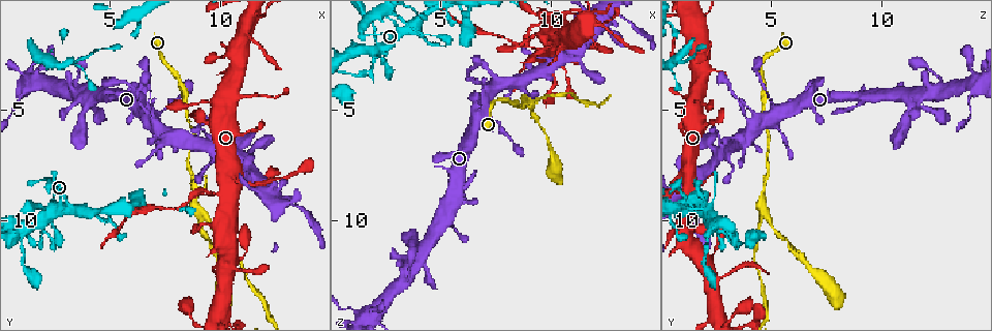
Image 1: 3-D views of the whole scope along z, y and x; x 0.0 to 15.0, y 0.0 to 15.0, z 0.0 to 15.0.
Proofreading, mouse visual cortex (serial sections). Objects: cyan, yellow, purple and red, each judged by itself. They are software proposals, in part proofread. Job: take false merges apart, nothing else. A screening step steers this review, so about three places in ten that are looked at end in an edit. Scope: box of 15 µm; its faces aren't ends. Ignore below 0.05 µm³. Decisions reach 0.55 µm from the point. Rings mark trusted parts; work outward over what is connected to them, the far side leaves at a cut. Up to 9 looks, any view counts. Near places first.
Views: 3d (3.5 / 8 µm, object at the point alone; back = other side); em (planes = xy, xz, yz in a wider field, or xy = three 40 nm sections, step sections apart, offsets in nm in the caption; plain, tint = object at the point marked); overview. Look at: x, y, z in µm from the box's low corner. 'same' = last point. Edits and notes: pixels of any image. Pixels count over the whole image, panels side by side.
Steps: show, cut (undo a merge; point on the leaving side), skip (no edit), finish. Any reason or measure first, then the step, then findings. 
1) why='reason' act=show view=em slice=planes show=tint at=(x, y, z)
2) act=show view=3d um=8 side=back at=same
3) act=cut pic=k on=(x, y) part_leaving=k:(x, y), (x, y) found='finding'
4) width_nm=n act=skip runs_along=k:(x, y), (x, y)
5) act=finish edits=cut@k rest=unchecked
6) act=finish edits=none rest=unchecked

why='sharp bend' act=show view=3d um=3.5 at=(7.2, 5.2, 5.2)

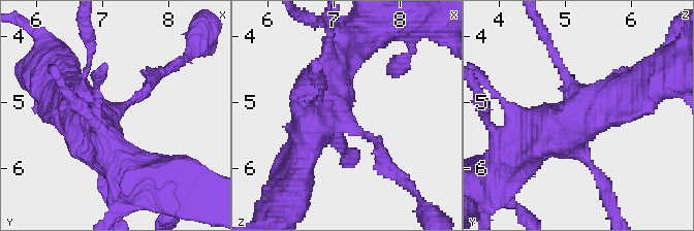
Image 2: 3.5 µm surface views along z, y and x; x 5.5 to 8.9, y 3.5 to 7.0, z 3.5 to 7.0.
why='shape alone is not enough' act=show view=em slice=xy step=1 show=tint at=(7.10, 5.20, 5.25)

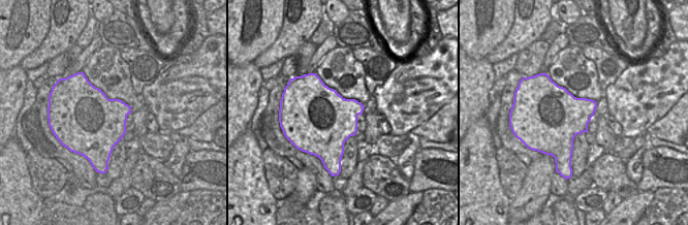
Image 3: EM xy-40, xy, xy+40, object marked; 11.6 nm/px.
width_nm=700 act=skip runs_along=2:(624, 90), (587, 103), (521, 154) found='one cell here'

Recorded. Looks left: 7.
why='side arm on a straight run' act=show view=3d um=8 side=back at=(9.2, 9.7, 4.7)

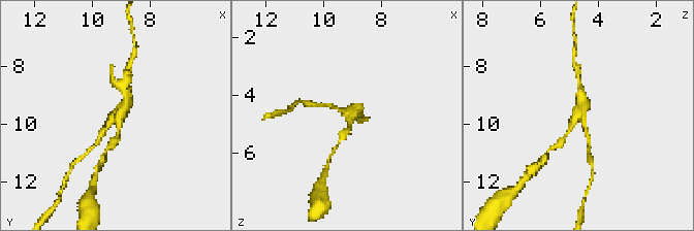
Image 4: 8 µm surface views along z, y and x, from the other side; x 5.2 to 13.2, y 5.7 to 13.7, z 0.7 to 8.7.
act=show view=3d um=3.5 at=(9.1, 9.7, 4.7)

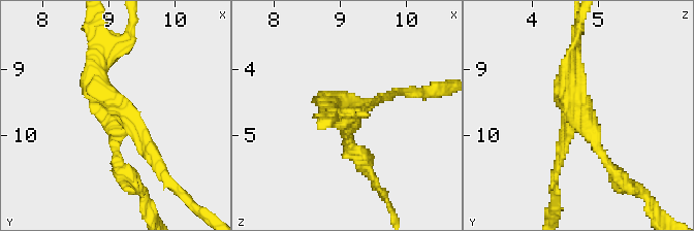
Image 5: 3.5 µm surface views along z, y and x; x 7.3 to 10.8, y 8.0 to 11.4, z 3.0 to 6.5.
act=cut pic=5 on=(347, 143) found='a second cell is stuck on'

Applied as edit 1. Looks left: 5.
why='see it whole again' act=show view=overview

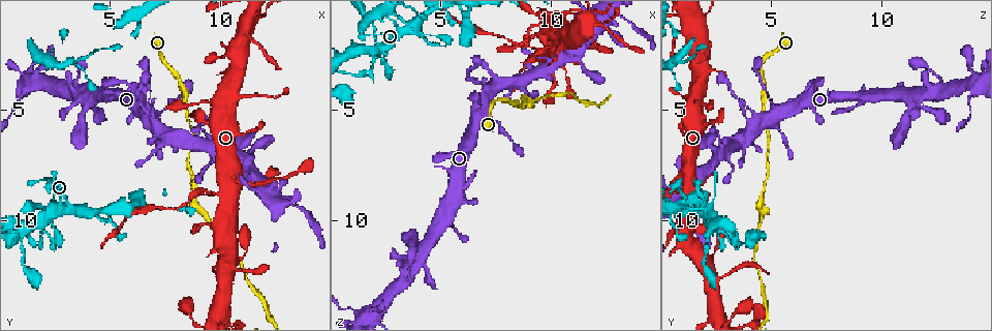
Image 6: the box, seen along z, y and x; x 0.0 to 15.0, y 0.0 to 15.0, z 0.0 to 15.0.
why='abrupt turn' act=show view=3d um=3.5 at=(8.7, 6.4, 3.9)

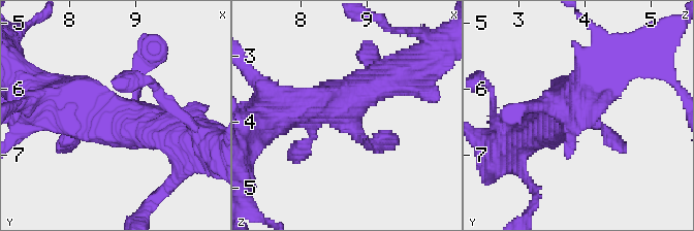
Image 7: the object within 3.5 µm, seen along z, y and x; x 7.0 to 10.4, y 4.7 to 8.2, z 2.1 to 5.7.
why='now the EM' act=show view=em slice=xy step=3 show=tint at=(8.75, 6.40, 3.90)

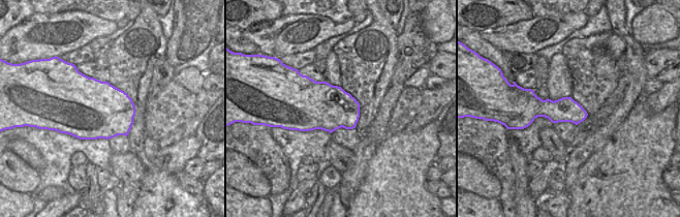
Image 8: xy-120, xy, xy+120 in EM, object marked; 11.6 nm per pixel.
act=skip runs_along=7:(264, 118), (344, 102), (388, 75) found='all the same cell'

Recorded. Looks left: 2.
why='sharp bend' act=show view=3d um=3.5 at=(2.7, 9.4, 2.1)

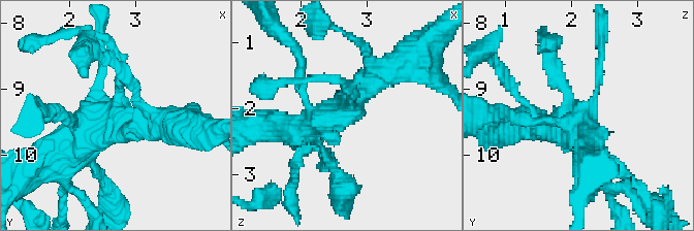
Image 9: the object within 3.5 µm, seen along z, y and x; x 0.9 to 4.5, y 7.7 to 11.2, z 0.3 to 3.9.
act=show view=em slice=xy step=1 show=tint at=(2.60, 9.45, 2.10)

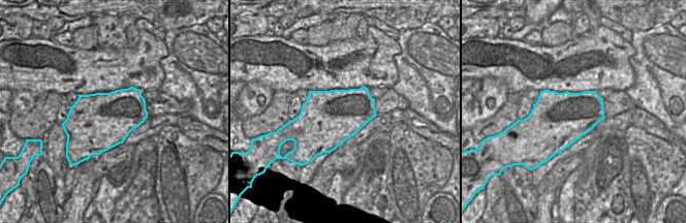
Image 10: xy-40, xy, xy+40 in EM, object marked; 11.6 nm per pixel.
act=skip runs_along=9:(119, 60), (119, 113), (53, 152) found='continuous, no second cell'

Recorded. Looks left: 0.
act=finish edits=cut@5 rest=unchecked

